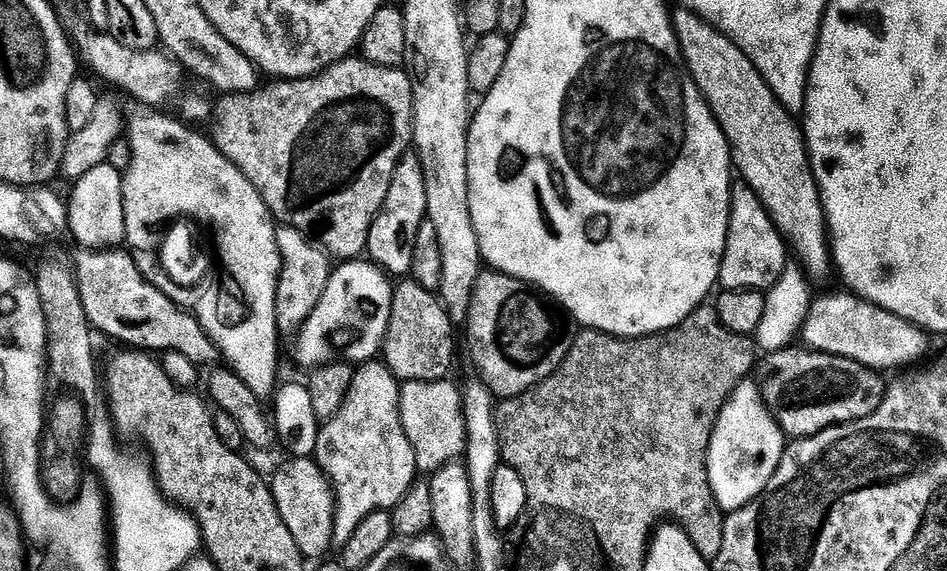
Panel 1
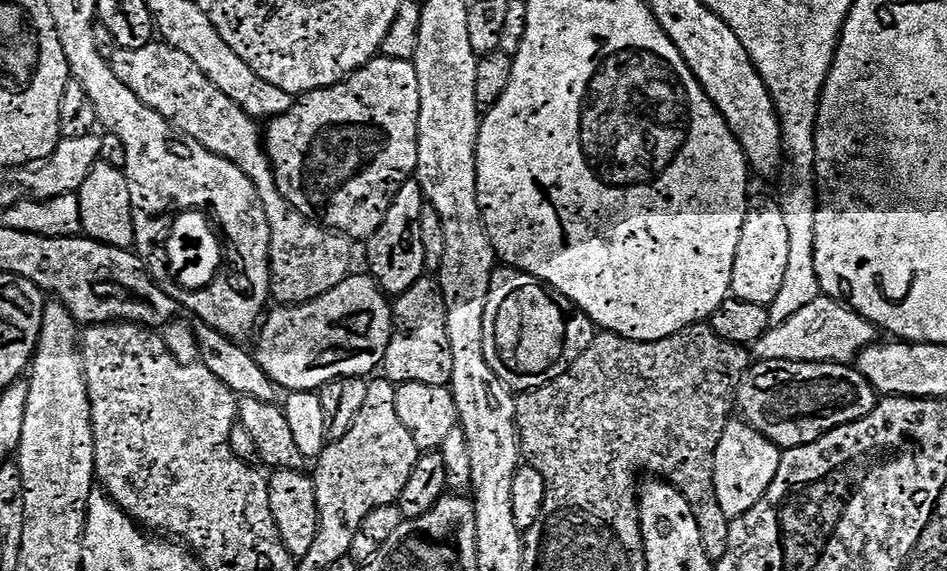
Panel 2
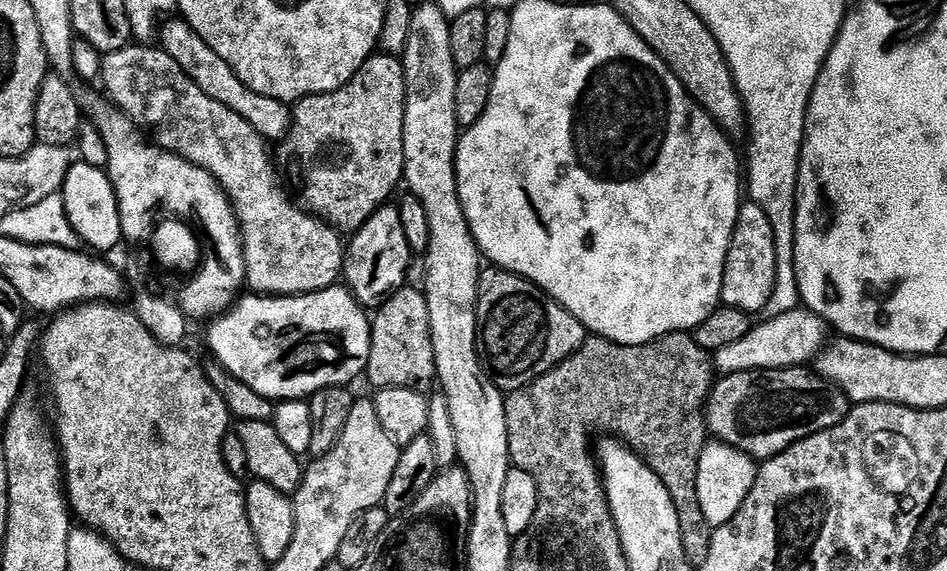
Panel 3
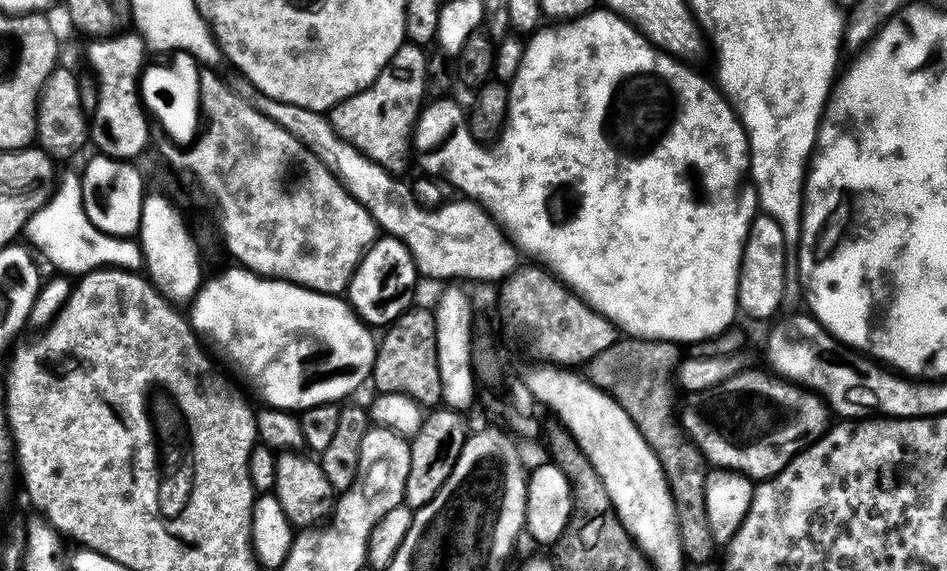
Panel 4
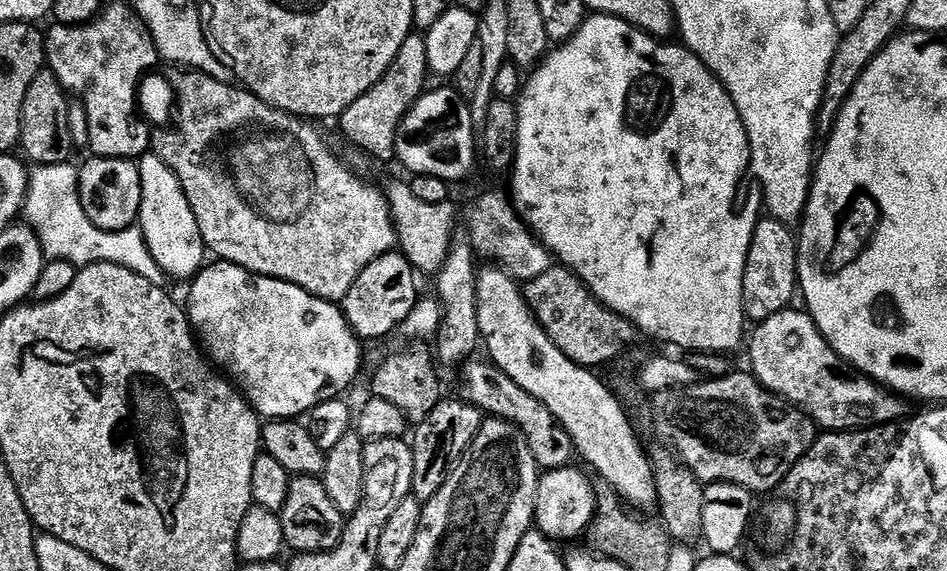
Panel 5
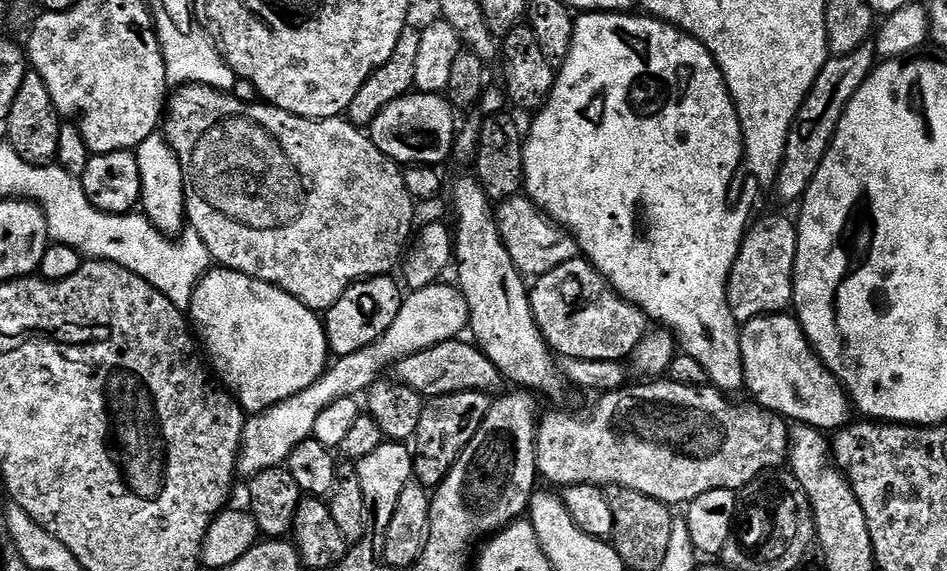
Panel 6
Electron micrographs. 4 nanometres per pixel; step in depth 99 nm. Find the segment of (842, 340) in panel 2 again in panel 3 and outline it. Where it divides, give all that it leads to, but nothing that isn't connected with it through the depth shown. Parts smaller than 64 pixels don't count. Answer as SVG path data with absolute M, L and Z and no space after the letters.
M797 306L791 311L773 315L764 320L765 324L757 323L753 326L750 334L746 334L746 338L738 338L738 342L730 342L730 346L715 349L715 369L722 374L731 374L811 365L811 360L813 363L826 347L826 339L824 340L826 321L824 317L816 315L807 307L804 308Z

